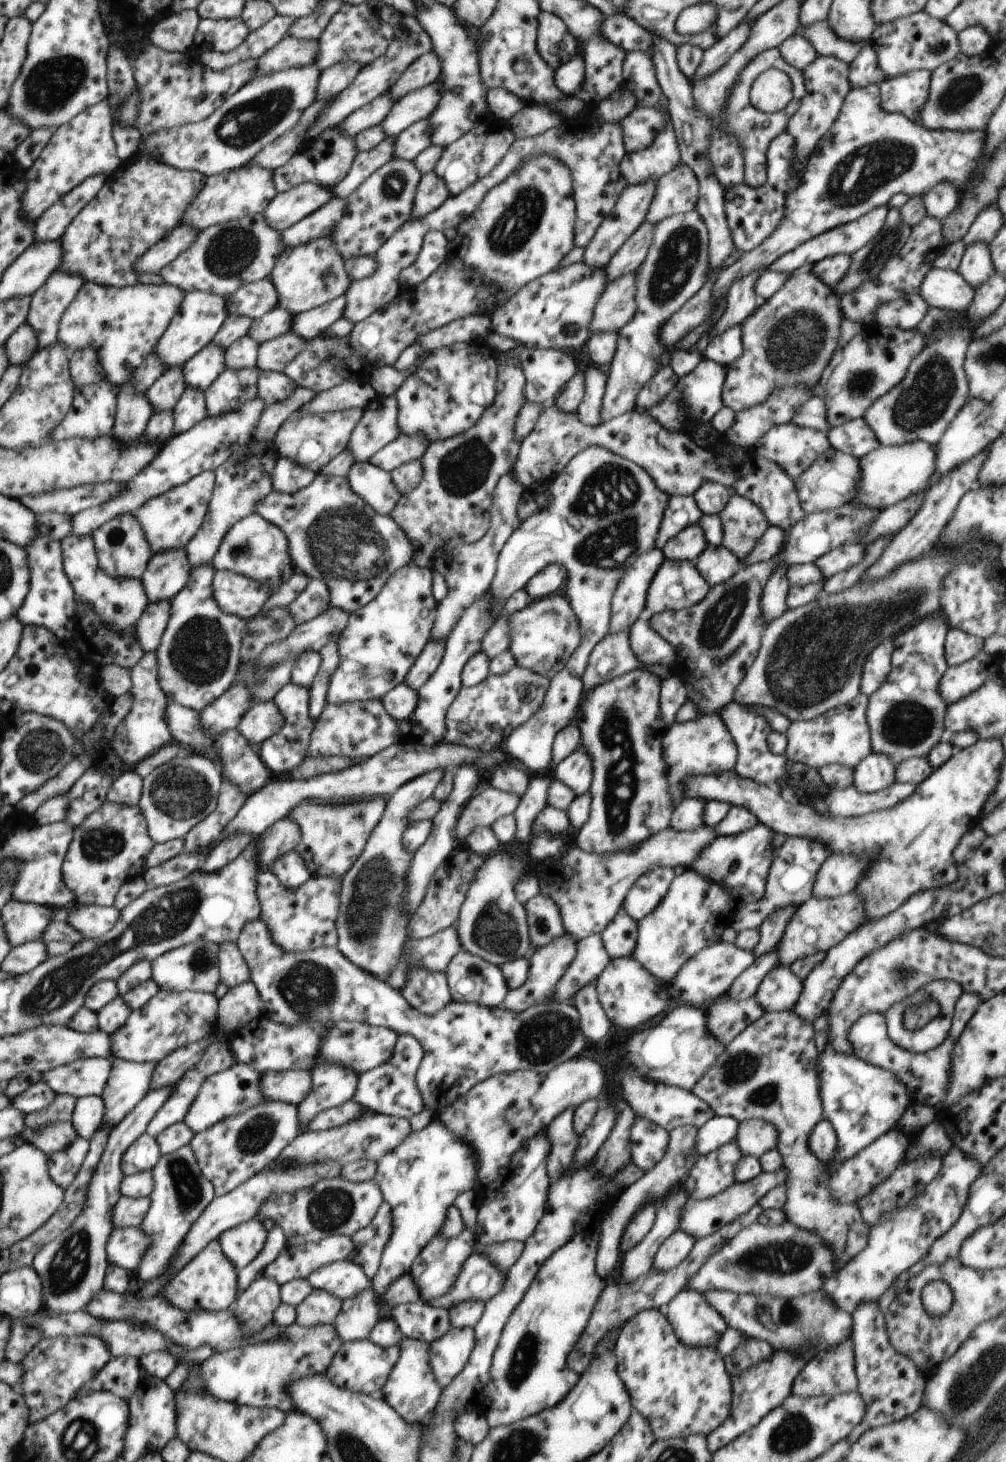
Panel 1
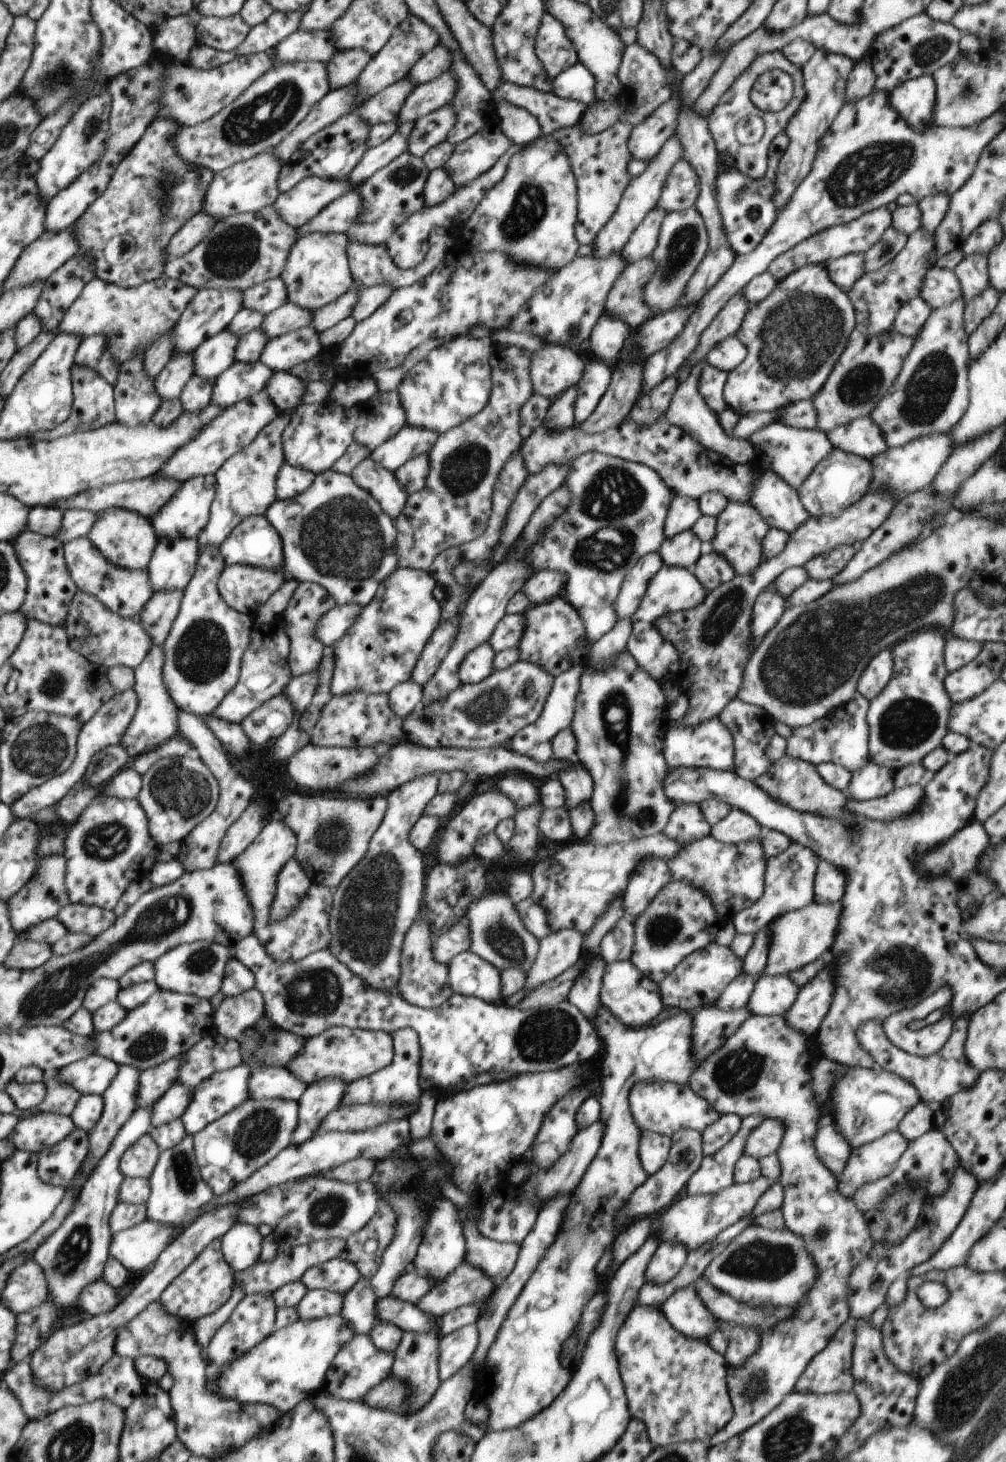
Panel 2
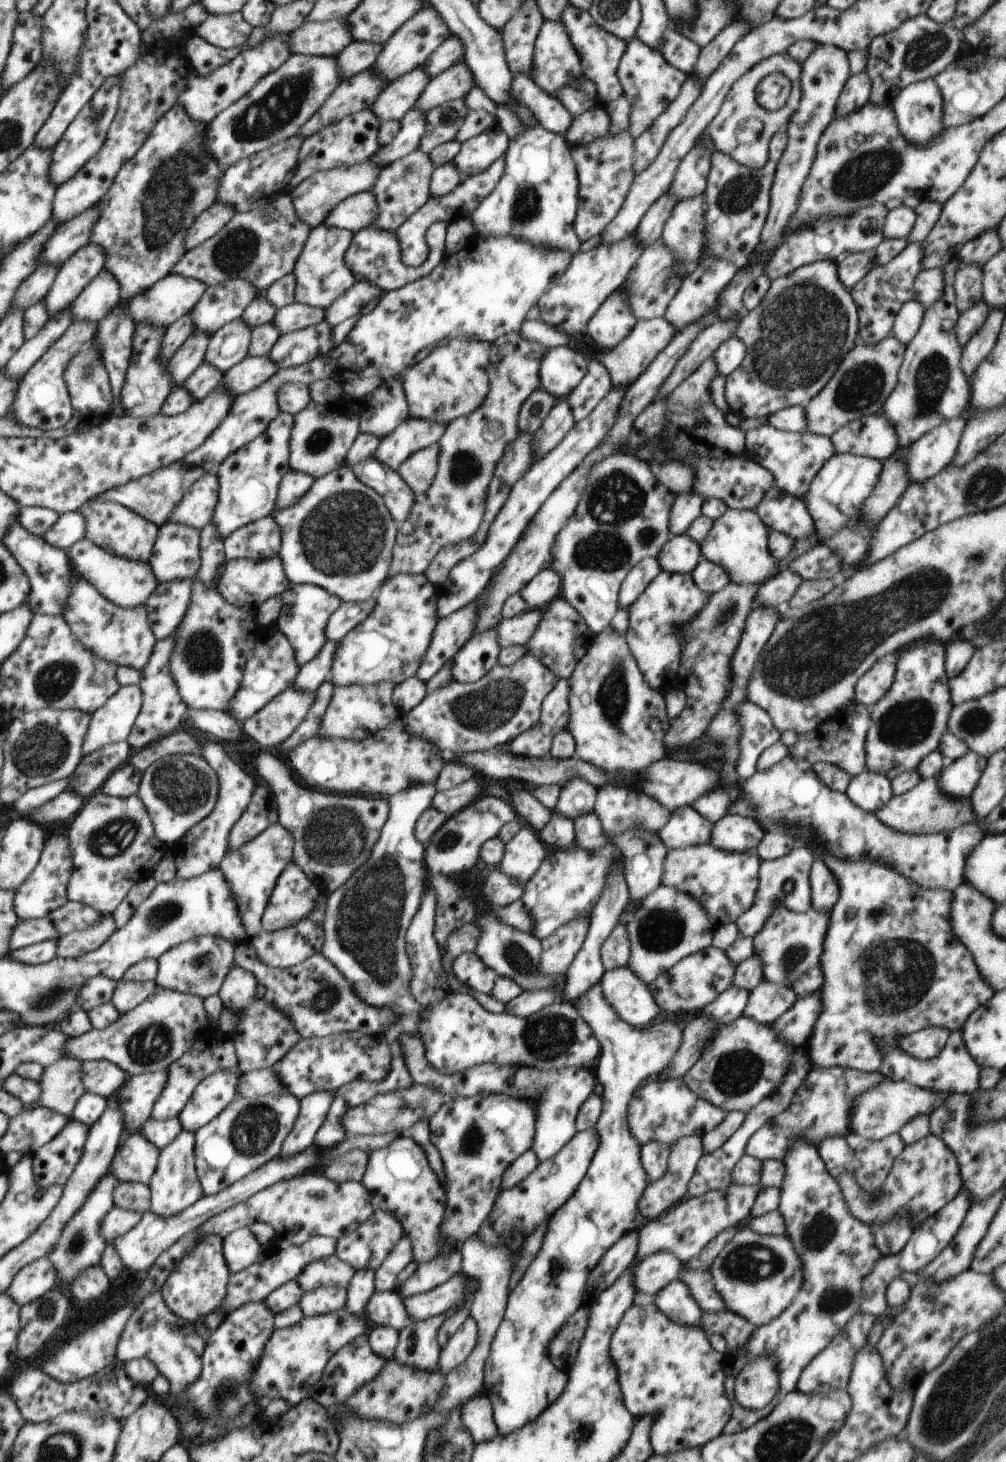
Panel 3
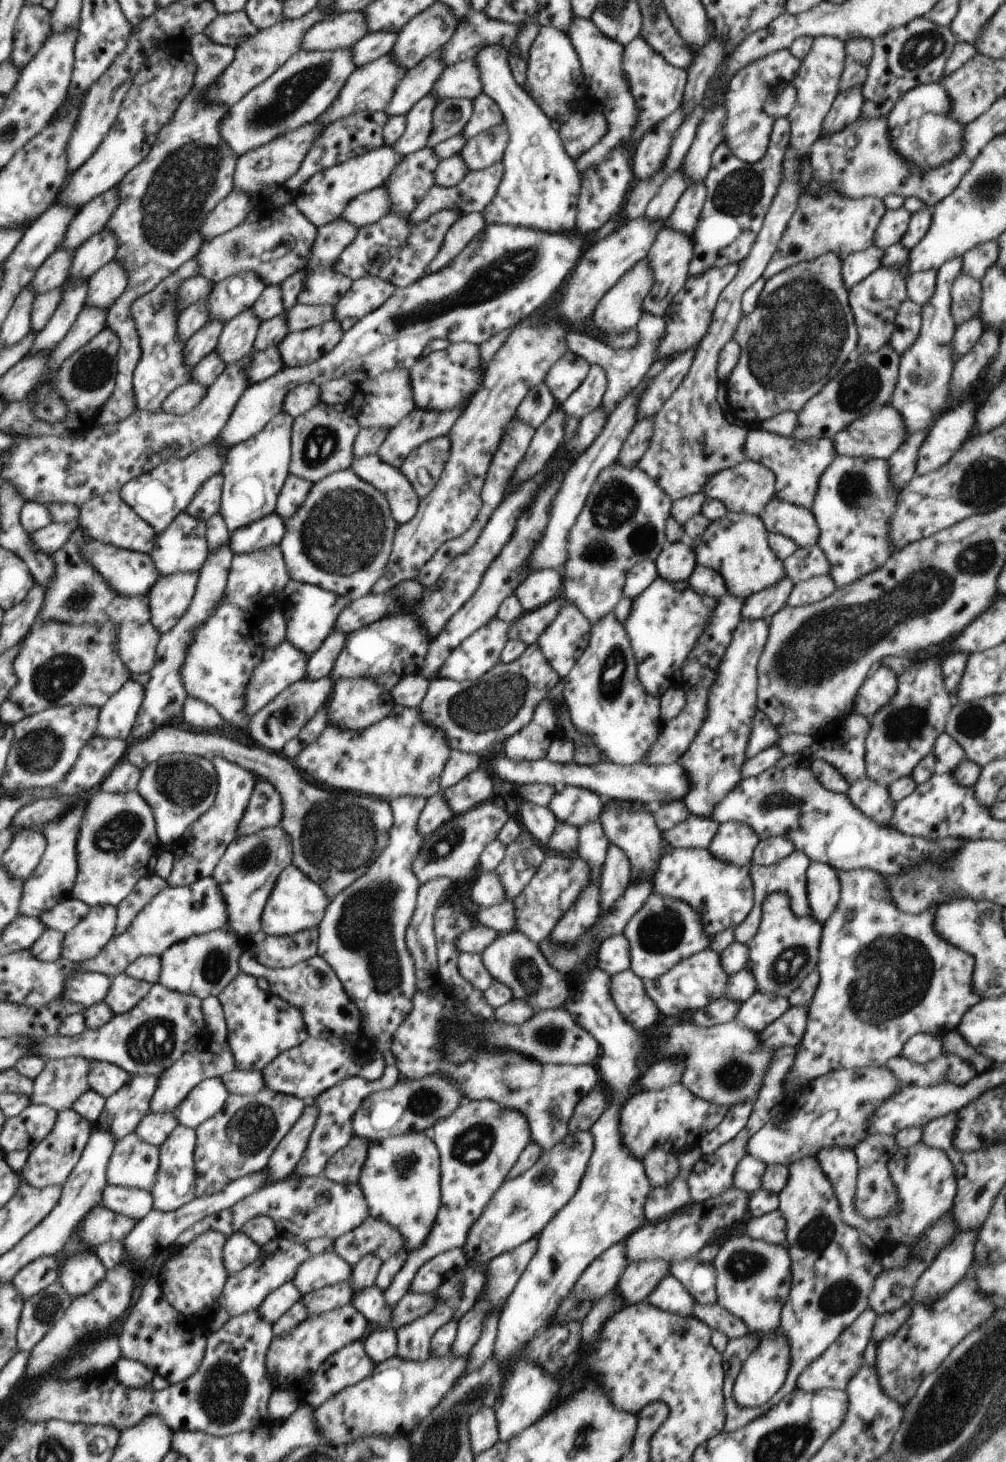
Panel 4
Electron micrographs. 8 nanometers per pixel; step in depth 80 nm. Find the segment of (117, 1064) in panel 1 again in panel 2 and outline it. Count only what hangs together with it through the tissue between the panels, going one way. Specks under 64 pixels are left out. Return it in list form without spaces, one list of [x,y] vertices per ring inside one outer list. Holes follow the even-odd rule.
[[[120,1065],[118,1067],[117,1077],[111,1082],[111,1085],[106,1089],[103,1096],[103,1113],[98,1119],[98,1122],[87,1132],[89,1140],[89,1149],[85,1161],[78,1169],[77,1175],[74,1180],[69,1182],[66,1190],[73,1187],[78,1191],[82,1190],[85,1182],[88,1182],[90,1175],[94,1172],[94,1169],[98,1166],[98,1163],[102,1160],[102,1157],[108,1152],[109,1146],[112,1144],[115,1136],[124,1123],[130,1118],[130,1115],[135,1111],[136,1095],[138,1092],[138,1081],[140,1081],[141,1072],[134,1067],[128,1065]]]

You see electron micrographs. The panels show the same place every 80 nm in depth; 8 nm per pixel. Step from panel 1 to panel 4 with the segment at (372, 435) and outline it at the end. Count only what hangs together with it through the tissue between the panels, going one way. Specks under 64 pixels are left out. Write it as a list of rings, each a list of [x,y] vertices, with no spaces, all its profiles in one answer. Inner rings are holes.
[[[392,370],[392,372],[373,373],[364,382],[356,384],[352,401],[349,403],[359,428],[394,428],[415,410],[410,388],[409,370]]]

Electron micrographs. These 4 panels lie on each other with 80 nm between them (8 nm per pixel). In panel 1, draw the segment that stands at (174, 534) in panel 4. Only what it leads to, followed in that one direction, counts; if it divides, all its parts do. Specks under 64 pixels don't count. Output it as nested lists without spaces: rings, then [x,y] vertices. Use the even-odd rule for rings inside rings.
[[[164,549],[150,557],[141,576],[150,603],[170,600],[189,581],[191,564],[186,549]]]

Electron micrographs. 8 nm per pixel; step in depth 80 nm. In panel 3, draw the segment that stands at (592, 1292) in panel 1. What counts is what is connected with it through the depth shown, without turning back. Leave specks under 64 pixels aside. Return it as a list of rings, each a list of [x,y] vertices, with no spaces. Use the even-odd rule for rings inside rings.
[[[594,984],[588,992],[584,992],[573,1006],[578,1010],[580,1018],[592,1028],[596,1040],[602,1046],[602,1054],[596,1066],[596,1078],[604,1088],[602,1113],[595,1127],[598,1130],[600,1142],[588,1168],[588,1173],[580,1182],[578,1190],[550,1217],[550,1224],[544,1236],[544,1242],[542,1242],[542,1250],[532,1260],[532,1264],[526,1268],[518,1286],[507,1297],[504,1317],[494,1336],[488,1361],[484,1366],[483,1386],[488,1388],[486,1398],[493,1409],[495,1426],[502,1436],[512,1434],[514,1430],[538,1418],[564,1392],[568,1376],[550,1364],[548,1354],[546,1354],[548,1342],[562,1326],[566,1326],[570,1316],[574,1316],[574,1312],[582,1307],[580,1302],[588,1286],[586,1284],[588,1276],[598,1266],[598,1262],[604,1257],[604,1252],[610,1249],[616,1240],[620,1240],[626,1232],[640,1231],[640,1228],[646,1224],[646,1220],[638,1212],[638,1200],[642,1198],[642,1192],[648,1186],[649,1181],[642,1167],[641,1145],[638,1144],[638,1140],[634,1138],[628,1126],[628,1106],[634,1092],[650,1079],[657,1079],[656,1076],[670,1064],[672,1056],[676,1054],[683,1040],[683,1031],[672,1022],[664,1022],[664,1024],[653,1022],[642,1029],[627,1024],[606,1002],[600,984]]]

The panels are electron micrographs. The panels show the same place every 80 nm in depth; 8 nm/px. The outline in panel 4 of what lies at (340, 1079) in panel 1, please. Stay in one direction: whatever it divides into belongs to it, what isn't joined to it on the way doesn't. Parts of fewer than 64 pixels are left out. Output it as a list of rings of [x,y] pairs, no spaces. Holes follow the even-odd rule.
[[[308,1100],[302,1116],[298,1118],[289,1134],[274,1150],[265,1170],[268,1170],[270,1183],[279,1182],[291,1177],[298,1162],[302,1159],[308,1146],[312,1130],[318,1120],[318,1106],[316,1100]]]

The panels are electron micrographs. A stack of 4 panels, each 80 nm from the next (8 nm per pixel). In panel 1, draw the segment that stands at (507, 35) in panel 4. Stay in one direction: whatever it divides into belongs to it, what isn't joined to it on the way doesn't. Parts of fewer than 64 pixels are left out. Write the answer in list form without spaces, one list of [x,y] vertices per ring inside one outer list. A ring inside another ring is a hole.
[[[434,51],[424,53],[399,76],[388,94],[401,99],[413,90],[432,84],[440,75],[441,58]]]

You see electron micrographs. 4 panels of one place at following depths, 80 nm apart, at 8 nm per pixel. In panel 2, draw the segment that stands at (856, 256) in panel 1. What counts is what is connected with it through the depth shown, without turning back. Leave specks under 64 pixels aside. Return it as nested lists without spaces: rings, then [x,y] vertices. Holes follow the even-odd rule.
[[[888,227],[884,231],[882,239],[864,253],[866,255],[865,272],[877,271],[890,262],[904,248],[907,237],[904,233],[895,230],[894,227]]]

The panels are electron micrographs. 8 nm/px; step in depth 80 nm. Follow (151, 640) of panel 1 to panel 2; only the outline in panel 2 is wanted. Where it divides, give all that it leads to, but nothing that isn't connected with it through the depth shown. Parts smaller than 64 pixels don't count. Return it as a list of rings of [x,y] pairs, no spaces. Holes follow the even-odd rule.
[[[183,590],[156,591],[144,605],[139,616],[152,637],[153,646],[162,645],[178,616]]]

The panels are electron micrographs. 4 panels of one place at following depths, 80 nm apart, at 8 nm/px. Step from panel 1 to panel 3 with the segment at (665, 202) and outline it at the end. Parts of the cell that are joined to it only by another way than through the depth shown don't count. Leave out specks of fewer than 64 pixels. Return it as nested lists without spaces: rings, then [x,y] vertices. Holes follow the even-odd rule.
[[[702,133],[702,138],[678,164],[674,180],[667,191],[676,202],[704,195],[711,168],[710,158],[715,151],[712,138],[708,133]]]

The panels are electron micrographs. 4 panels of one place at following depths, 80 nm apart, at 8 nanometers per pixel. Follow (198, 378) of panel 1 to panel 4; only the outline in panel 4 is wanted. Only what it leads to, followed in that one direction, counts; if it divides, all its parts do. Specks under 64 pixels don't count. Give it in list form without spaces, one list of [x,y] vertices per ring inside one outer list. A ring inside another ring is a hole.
[[[252,309],[244,310],[225,323],[218,336],[216,352],[226,366],[251,354],[260,324],[260,320],[254,318]]]

